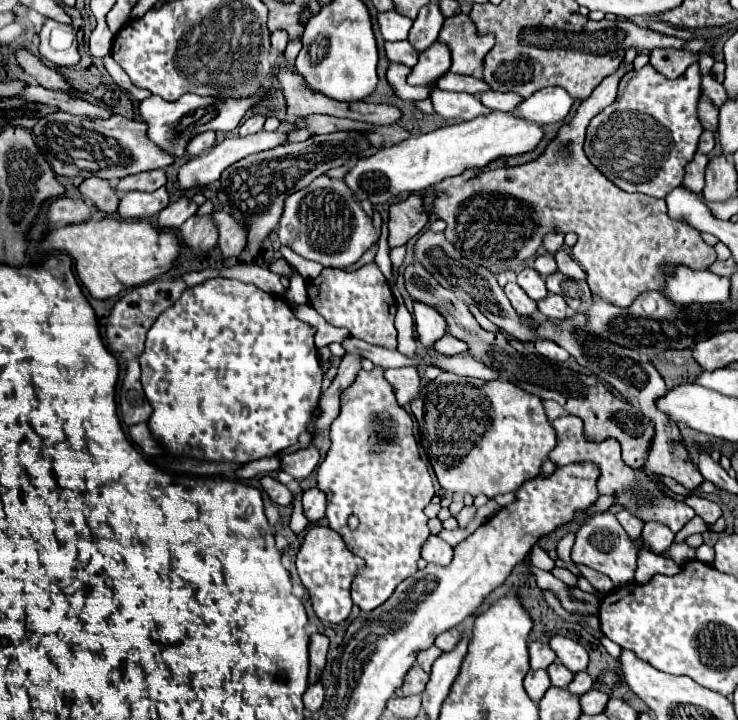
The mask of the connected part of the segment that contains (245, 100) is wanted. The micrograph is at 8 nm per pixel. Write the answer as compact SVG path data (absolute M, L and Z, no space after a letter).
M266 85L264 89L260 89L260 93L252 95L252 97L242 97L242 99L220 99L220 97L200 97L196 93L186 93L182 95L178 101L164 101L160 97L148 97L140 103L140 115L142 119L148 123L148 137L162 147L164 151L168 151L170 155L174 155L176 159L184 155L186 145L192 137L196 137L198 133L204 131L232 131L234 127L238 127L238 123L242 121L242 117L246 115L248 109L252 109L254 105L258 105L260 101L264 101L270 95L270 85Z

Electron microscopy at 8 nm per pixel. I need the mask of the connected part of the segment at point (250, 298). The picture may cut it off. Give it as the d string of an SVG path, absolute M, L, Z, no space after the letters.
M208 279L200 285L188 287L182 297L164 313L160 313L160 317L154 321L154 325L148 331L148 339L146 339L146 349L140 355L140 369L142 369L142 387L144 393L154 409L148 427L152 431L152 435L156 437L156 441L170 453L174 455L182 455L182 453L190 453L194 449L200 449L200 459L206 461L238 461L238 463L250 463L256 461L260 457L270 457L276 453L282 453L290 447L294 447L298 443L298 435L306 429L306 421L310 421L314 407L318 403L320 397L320 385L322 385L322 369L320 369L320 361L318 361L318 351L314 345L314 327L296 319L294 311L290 309L290 305L280 297L280 295L272 295L266 293L262 289L258 289L256 285L250 283L242 283L236 279Z

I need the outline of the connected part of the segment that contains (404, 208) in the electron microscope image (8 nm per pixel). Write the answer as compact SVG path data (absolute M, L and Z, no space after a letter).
M420 193L410 195L390 207L388 219L388 245L390 249L408 243L416 233L420 233L428 223L428 213L424 209L424 197Z

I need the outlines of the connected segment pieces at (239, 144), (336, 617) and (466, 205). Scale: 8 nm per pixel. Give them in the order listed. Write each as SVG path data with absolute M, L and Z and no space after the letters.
M290 123L290 127L284 125L284 127L276 129L276 131L264 131L264 129L262 129L262 131L254 133L254 135L248 135L248 137L224 139L222 143L218 143L218 145L214 145L212 149L204 151L202 155L198 155L198 157L190 159L188 163L184 163L184 165L180 167L180 173L178 173L178 185L180 185L182 189L208 185L208 183L212 183L212 181L220 179L222 171L224 171L228 165L234 165L236 161L240 161L240 159L244 159L244 157L248 157L248 155L252 155L252 153L260 153L260 151L266 151L266 149L274 149L274 147L278 147L278 145L286 145L286 143L288 143L288 133L290 133L292 129L296 129L294 123Z
M312 525L308 529L296 557L296 567L302 579L302 585L310 593L312 609L320 621L330 625L340 625L342 621L348 619L352 611L350 583L362 565L364 561L348 551L348 547L344 545L342 537L336 531L332 531L330 527L320 527L320 525Z
M622 61L616 73L606 77L598 85L598 89L586 101L582 101L574 119L560 127L558 137L548 145L544 155L540 155L536 161L518 165L518 167L502 167L494 171L468 169L458 177L450 177L434 185L436 189L434 215L438 215L440 219L448 223L444 231L446 239L458 251L462 251L466 259L472 259L474 263L488 267L492 273L502 273L534 257L536 251L540 249L542 237L548 231L552 229L560 229L562 233L574 231L578 235L578 241L571 248L570 255L584 267L588 275L586 281L590 285L590 291L618 307L632 305L632 301L648 289L662 291L666 285L666 275L670 267L686 265L692 271L700 271L716 261L714 247L704 243L704 239L692 225L688 225L686 221L676 221L668 217L664 199L648 197L642 193L624 193L614 183L610 183L584 155L582 145L584 145L586 127L602 109L614 103L620 79L632 69L634 69L632 63Z

